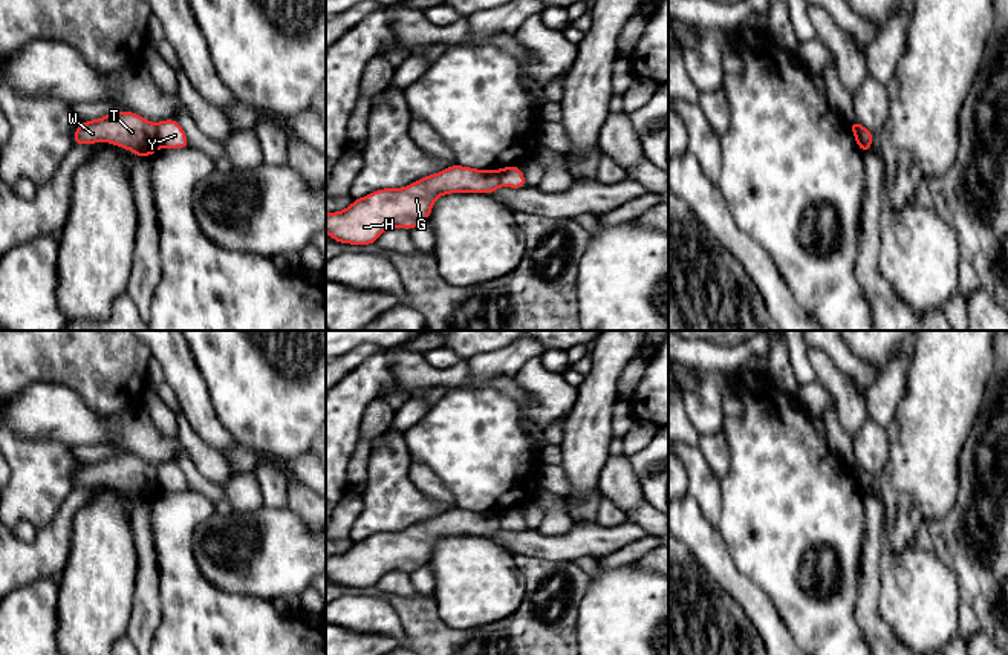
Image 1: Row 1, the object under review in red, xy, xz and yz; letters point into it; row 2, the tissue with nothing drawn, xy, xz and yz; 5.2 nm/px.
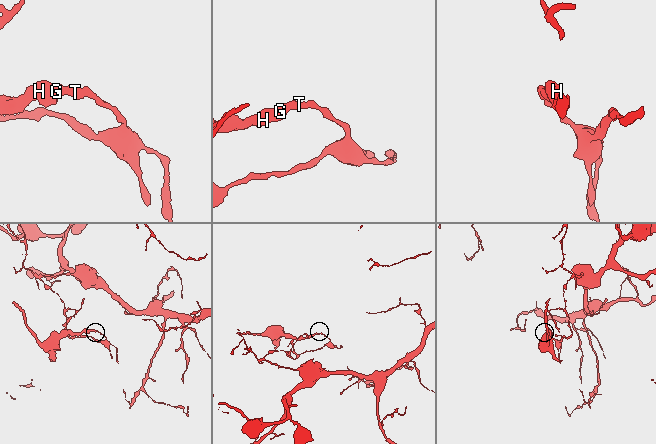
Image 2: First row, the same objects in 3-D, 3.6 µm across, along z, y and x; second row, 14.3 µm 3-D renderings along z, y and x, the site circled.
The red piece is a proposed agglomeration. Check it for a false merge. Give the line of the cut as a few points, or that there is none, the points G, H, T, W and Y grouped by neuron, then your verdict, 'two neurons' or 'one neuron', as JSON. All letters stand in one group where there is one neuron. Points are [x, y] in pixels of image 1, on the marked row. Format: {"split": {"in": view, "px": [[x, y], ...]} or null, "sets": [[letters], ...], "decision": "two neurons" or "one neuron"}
{"split": {"in": "xy", "px": [[155, 124], [161, 146]]}, "sets": [["G", "H", "T", "W"], ["Y"]], "decision": "two neurons"}

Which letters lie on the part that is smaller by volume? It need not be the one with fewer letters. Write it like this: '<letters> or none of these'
G, H, T, W

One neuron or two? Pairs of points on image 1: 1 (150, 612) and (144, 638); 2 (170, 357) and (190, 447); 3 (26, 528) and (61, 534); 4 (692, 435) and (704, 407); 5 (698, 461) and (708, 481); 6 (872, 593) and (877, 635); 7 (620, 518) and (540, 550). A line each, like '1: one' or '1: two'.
1: one
2: two
3: two
4: two
5: one
6: one
7: two

